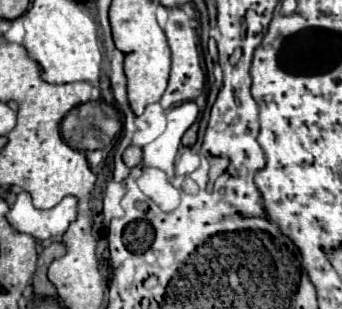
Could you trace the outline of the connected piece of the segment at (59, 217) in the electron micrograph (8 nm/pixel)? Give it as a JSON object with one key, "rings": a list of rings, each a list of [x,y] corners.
{"rings":[[[25,191],[17,195],[15,205],[7,213],[7,221],[19,231],[39,241],[61,237],[67,227],[77,219],[77,199],[65,197],[59,205],[47,211],[39,211],[31,203],[31,195]]]}

